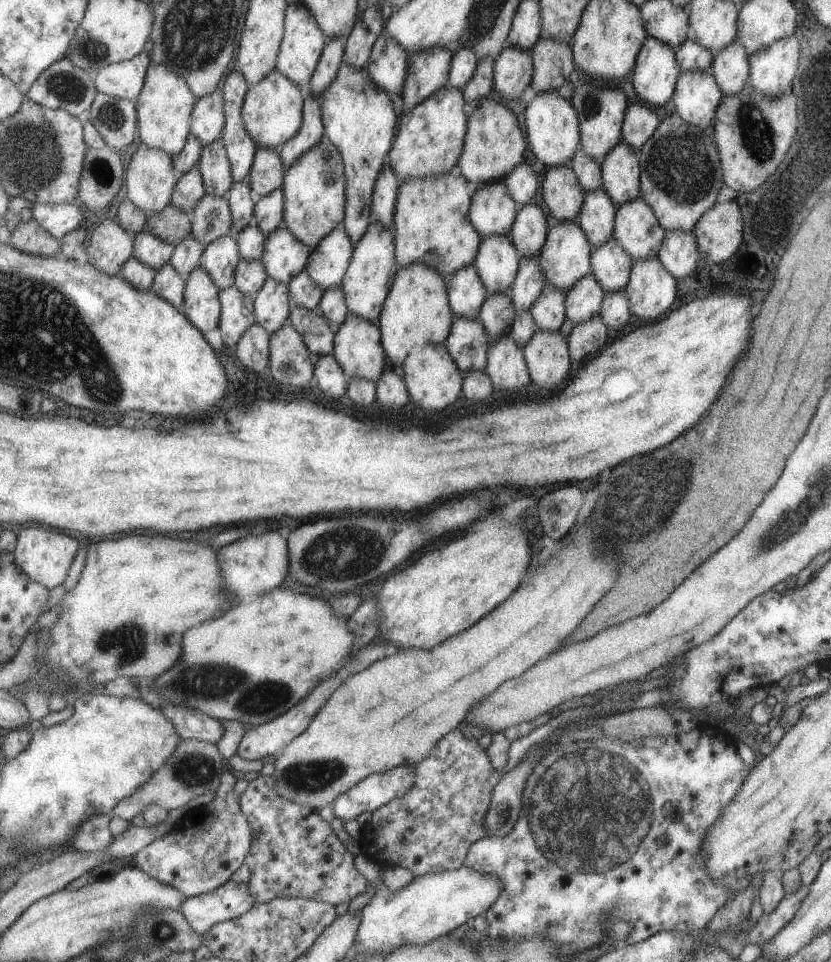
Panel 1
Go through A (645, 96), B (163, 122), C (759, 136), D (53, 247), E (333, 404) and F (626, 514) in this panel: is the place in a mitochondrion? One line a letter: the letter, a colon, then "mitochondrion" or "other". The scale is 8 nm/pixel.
A: other
B: other
C: mitochondrion
D: other
E: other
F: mitochondrion

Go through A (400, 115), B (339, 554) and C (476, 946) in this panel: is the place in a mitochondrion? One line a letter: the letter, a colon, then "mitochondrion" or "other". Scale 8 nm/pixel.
A: other
B: mitochondrion
C: other

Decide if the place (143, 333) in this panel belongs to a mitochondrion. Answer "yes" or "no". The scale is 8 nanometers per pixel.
no

